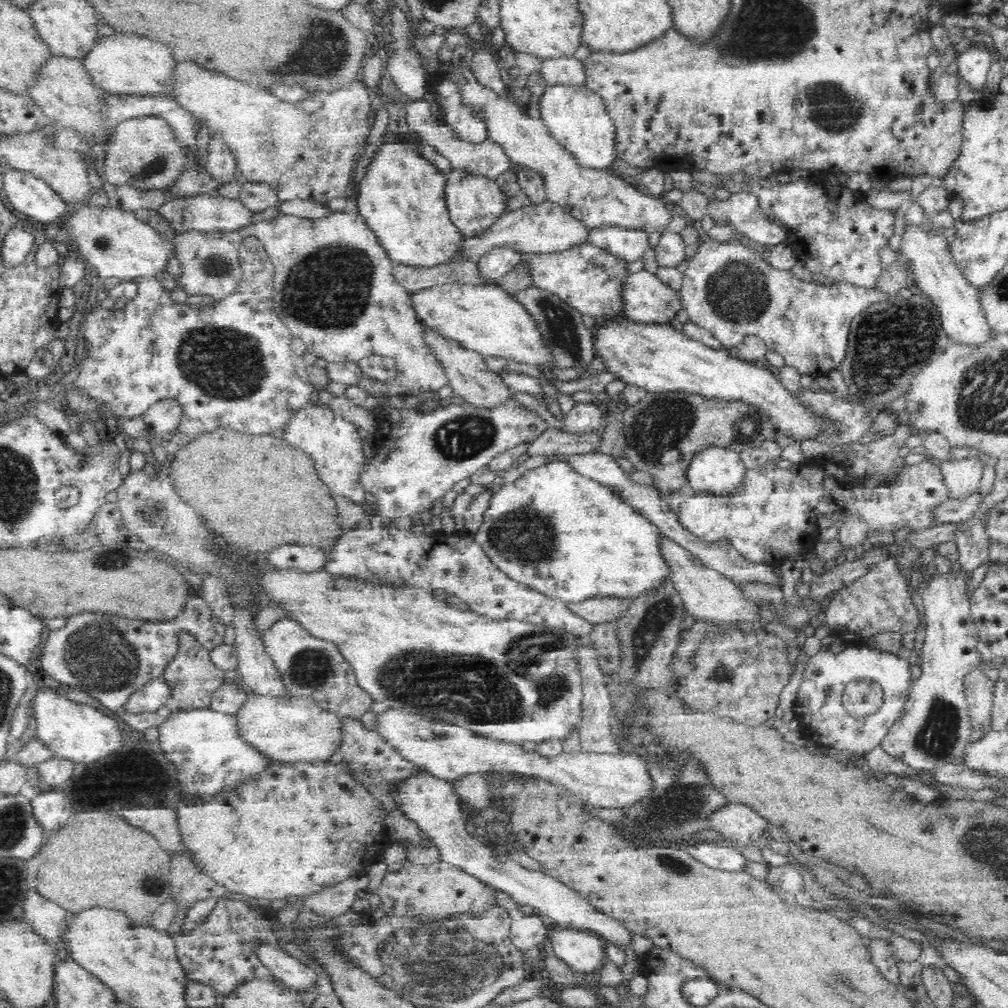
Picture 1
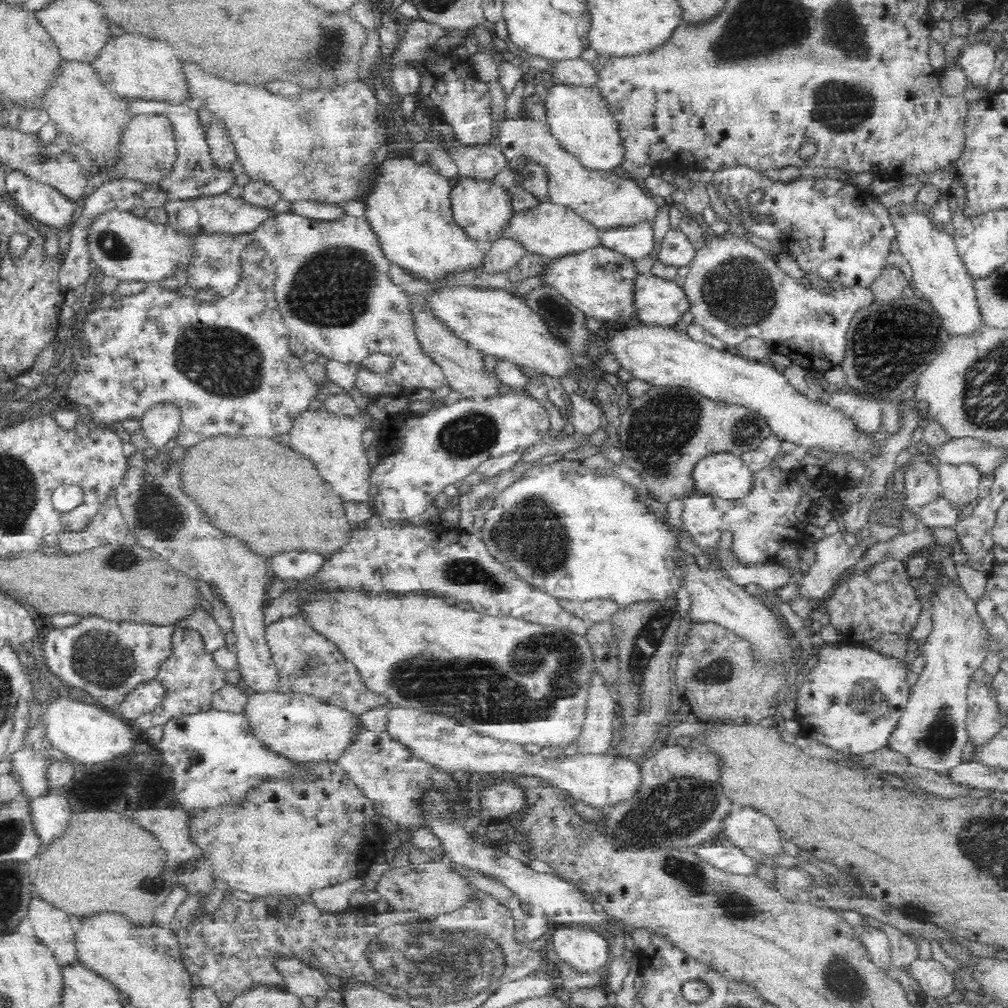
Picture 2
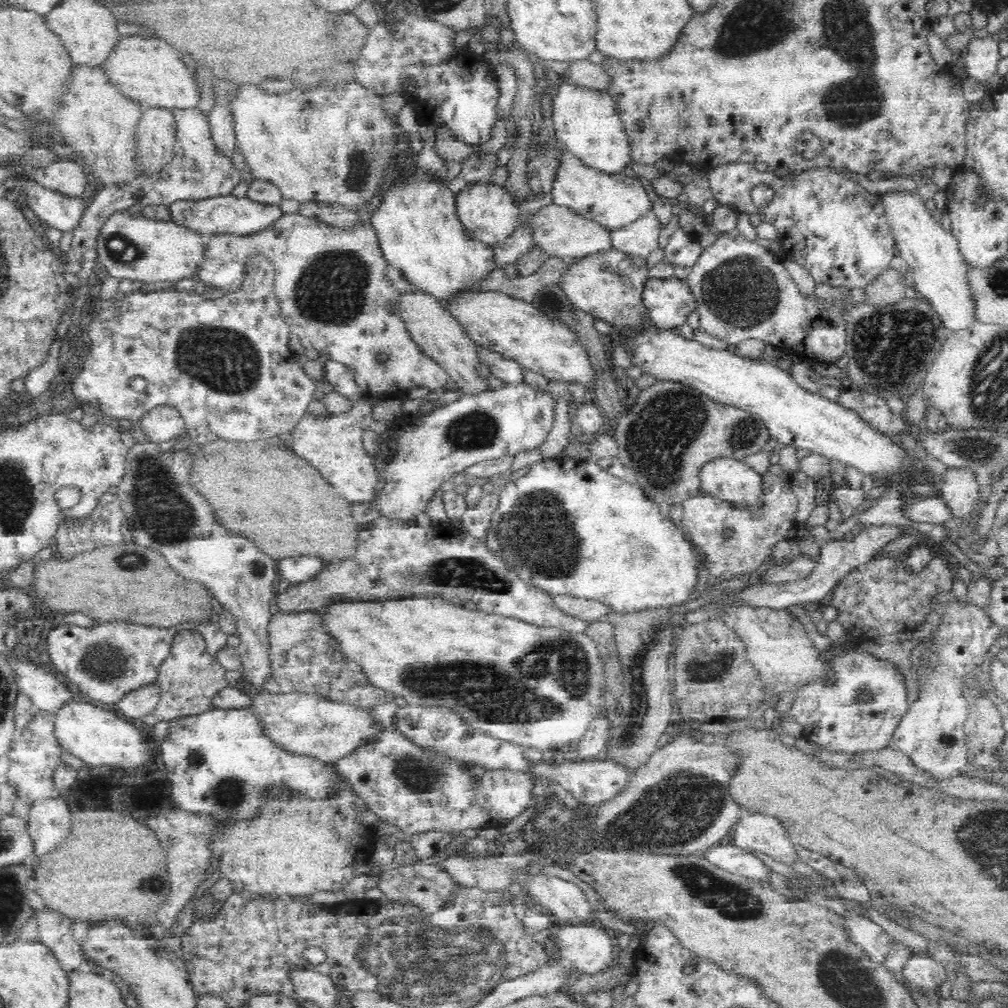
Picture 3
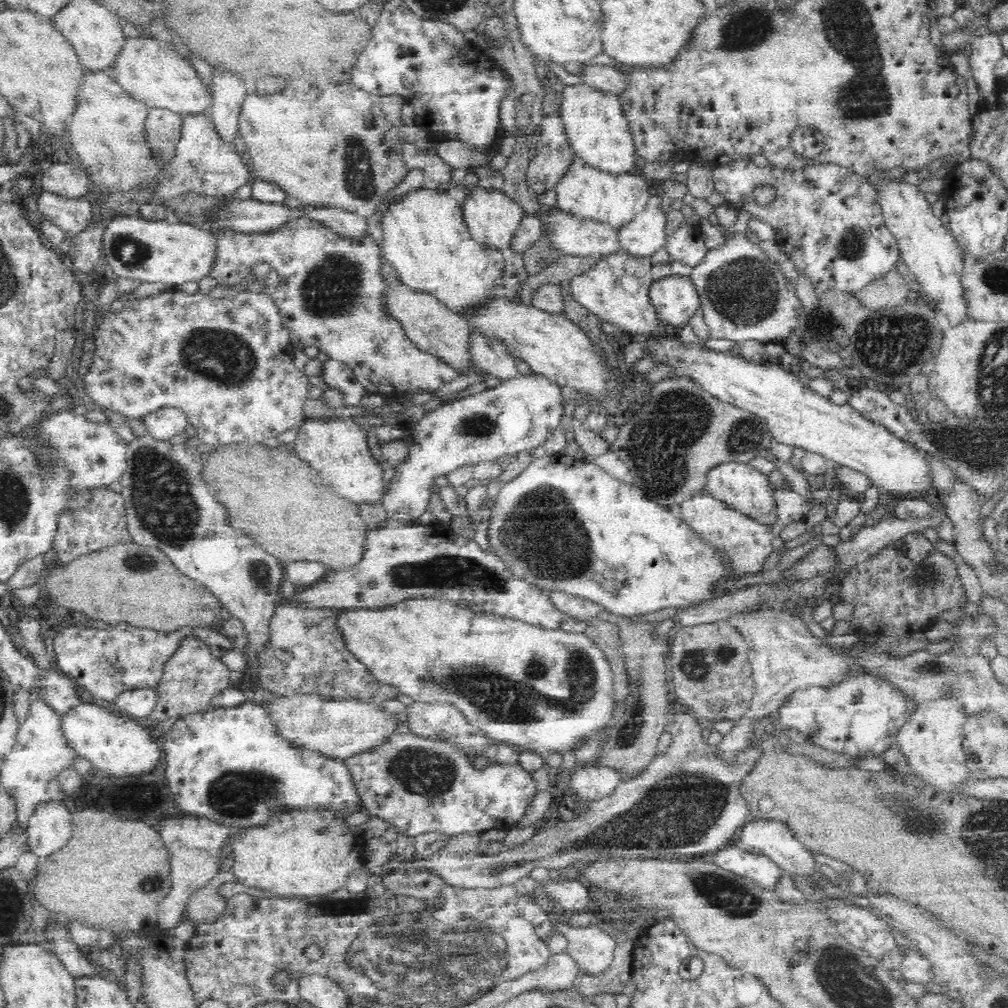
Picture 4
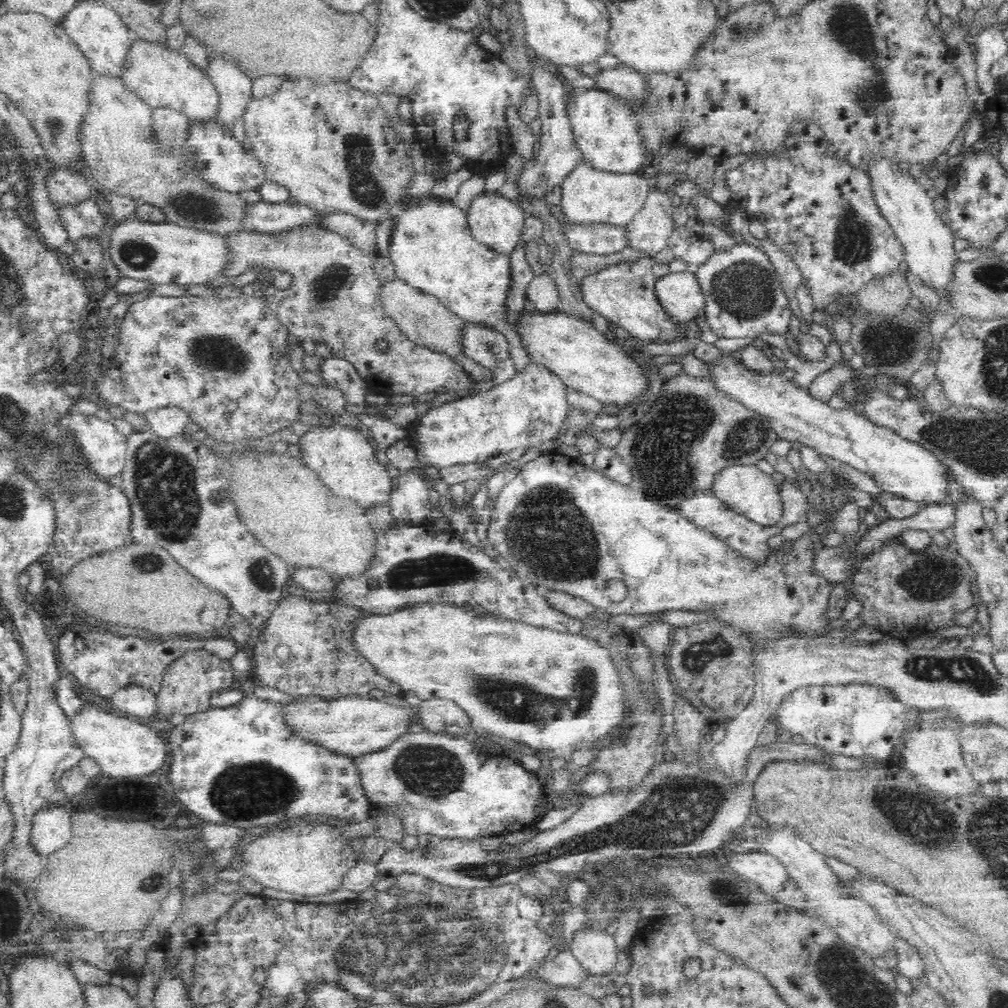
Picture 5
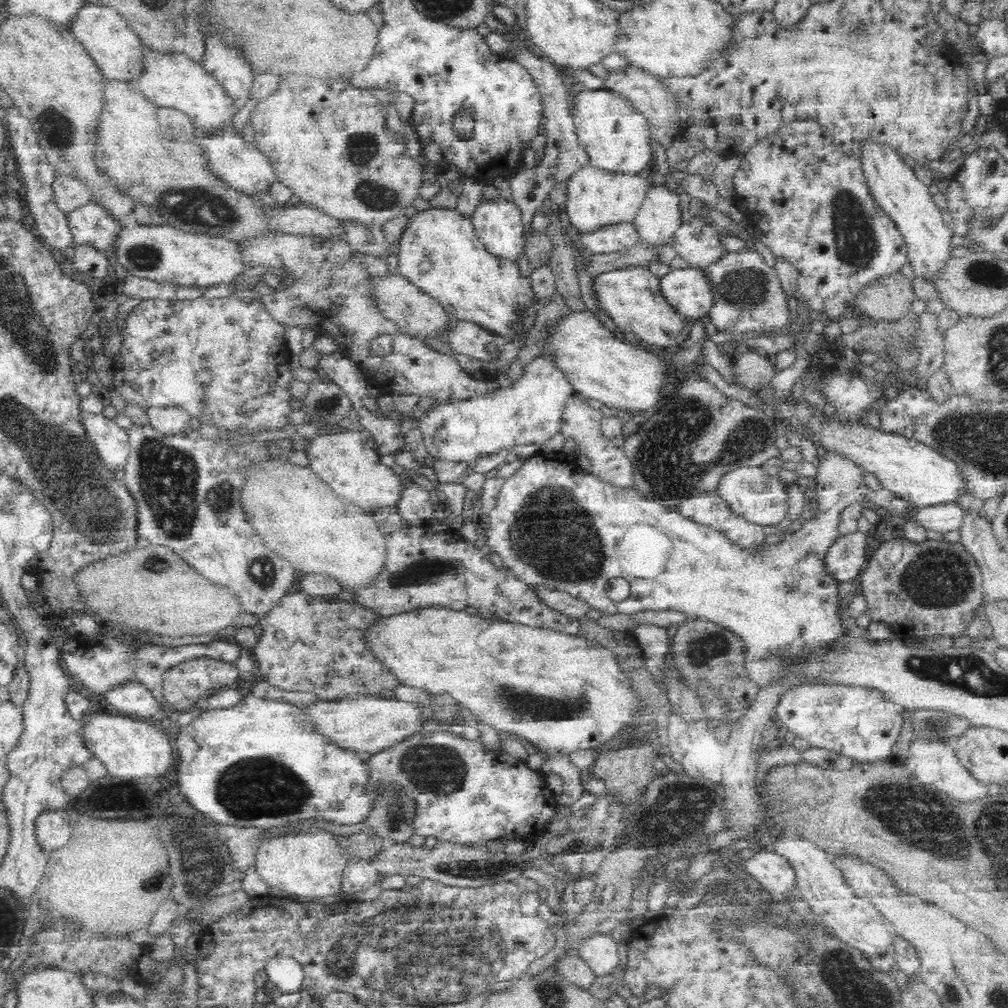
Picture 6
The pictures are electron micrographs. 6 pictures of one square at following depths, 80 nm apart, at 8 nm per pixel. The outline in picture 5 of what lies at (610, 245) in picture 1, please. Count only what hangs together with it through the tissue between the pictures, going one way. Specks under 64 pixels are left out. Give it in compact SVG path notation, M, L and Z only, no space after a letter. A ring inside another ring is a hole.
M652 188L646 197L642 208L635 214L632 222L626 226L628 229L628 241L634 250L640 250L648 253L650 258L656 256L669 241L676 224L674 224L674 200L668 196L667 192L662 192L656 188Z

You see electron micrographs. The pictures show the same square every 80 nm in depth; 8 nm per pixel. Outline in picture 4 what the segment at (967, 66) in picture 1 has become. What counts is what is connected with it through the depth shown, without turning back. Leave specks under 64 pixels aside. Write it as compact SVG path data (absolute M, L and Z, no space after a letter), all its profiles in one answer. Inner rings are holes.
M999 31L984 36L974 36L970 40L972 54L969 57L972 78L977 82L979 93L984 98L995 98L996 81L994 74L996 63L1004 58L1005 49Z

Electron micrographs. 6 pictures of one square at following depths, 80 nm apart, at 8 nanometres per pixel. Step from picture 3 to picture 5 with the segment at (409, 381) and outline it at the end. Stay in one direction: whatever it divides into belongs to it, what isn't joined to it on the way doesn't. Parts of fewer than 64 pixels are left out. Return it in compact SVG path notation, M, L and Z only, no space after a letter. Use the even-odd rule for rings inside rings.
M319 226L308 228L292 228L290 232L258 233L255 231L242 231L224 237L230 245L232 260L228 264L228 270L224 276L237 277L246 271L253 269L276 269L280 272L289 272L293 276L289 287L275 290L267 298L266 306L276 318L302 341L310 341L315 344L324 344L330 347L332 354L342 357L358 369L362 378L367 383L370 392L392 395L412 395L413 397L437 392L441 394L460 394L462 397L474 395L473 380L462 366L456 363L450 355L438 353L410 340L405 333L397 327L391 317L385 316L382 304L379 300L380 288L383 283L373 271L376 254L364 252L336 232ZM381 338L388 339L388 350L380 352L376 348Z

